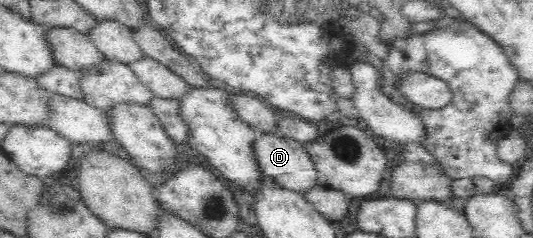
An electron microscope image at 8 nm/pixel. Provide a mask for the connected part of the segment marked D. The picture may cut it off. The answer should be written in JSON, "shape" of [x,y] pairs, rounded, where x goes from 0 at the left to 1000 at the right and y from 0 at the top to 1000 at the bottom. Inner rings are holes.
{"shape":[[[495,550],[488,580],[478,580],[471,597],[471,647],[475,647],[478,689],[482,689],[492,744],[508,748],[522,777],[538,794],[570,815],[580,790],[585,790],[585,777],[600,761],[591,689],[568,618],[568,601],[550,580]]]}

